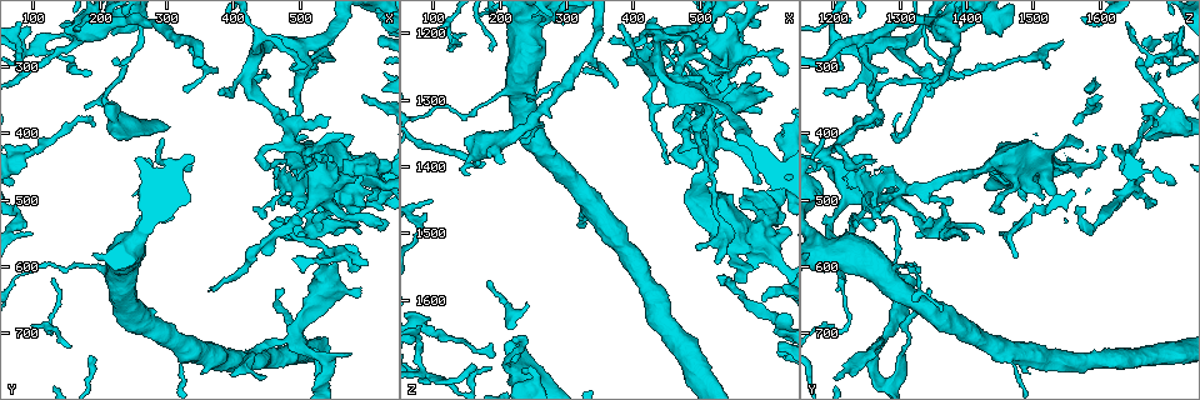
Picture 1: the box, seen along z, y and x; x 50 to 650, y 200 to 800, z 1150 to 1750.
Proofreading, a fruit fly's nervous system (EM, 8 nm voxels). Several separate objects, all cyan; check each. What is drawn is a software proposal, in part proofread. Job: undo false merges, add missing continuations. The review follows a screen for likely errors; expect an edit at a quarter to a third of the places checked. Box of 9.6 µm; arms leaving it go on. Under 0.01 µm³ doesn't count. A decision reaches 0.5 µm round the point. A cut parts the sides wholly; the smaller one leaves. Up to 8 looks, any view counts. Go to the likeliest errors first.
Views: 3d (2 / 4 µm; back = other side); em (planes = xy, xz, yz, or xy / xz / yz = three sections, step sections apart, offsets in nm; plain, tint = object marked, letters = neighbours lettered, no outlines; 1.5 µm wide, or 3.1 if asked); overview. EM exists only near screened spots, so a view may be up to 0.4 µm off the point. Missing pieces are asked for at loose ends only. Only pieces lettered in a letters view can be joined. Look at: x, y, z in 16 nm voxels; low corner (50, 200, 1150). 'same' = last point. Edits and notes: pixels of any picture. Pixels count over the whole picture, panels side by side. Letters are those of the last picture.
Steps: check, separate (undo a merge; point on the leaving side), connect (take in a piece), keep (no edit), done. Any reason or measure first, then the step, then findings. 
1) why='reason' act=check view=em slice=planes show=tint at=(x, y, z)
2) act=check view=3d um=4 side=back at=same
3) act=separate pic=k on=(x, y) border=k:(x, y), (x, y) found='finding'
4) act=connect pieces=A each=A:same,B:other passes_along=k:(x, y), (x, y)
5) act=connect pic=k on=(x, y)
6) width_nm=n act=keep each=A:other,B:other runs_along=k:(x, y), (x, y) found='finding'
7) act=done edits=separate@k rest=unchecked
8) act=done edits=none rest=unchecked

why='tapers out' act=check view=em slice=planes show=letters at=(370, 635, 1210)

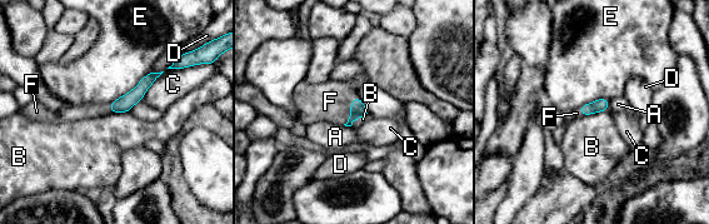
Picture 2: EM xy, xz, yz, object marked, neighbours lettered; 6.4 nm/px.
width_nm=80 act=connect pieces=F each=A:other,B:other,C:other,D:other,E:other,F:same passes_along=2:(358, 109), (350, 110), (330, 101) found='it goes on there'

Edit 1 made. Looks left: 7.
act=check view=overview

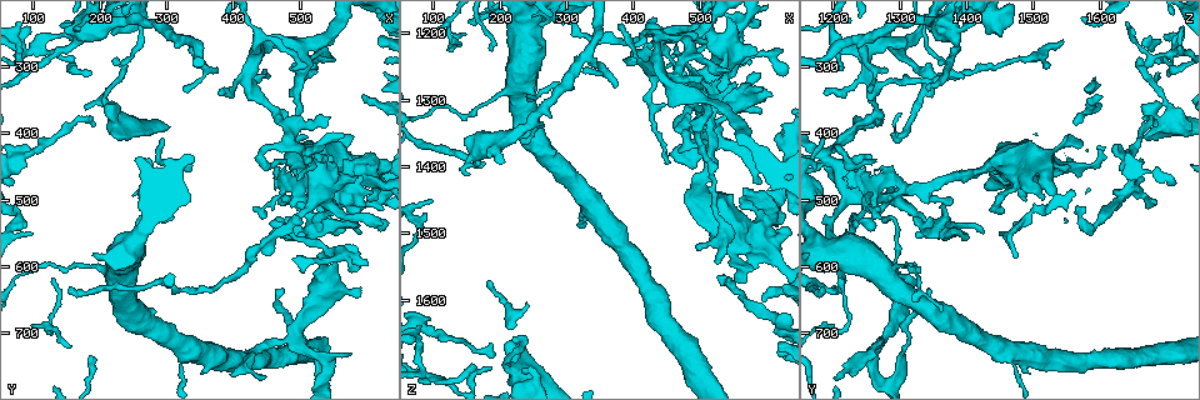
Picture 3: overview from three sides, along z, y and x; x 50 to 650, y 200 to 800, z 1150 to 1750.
act=check view=em slice=planes show=letters at=(215, 355, 1665)

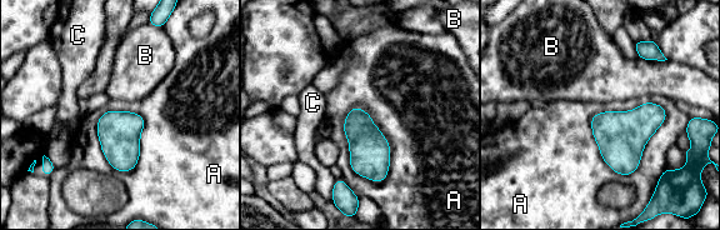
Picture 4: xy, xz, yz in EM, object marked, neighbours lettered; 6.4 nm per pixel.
act=keep each=A:other,B:other,C:other found='no lettered piece goes on from it'

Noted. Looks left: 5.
why='branch stops here' act=check view=em slice=planes show=letters at=(230, 295, 1360)

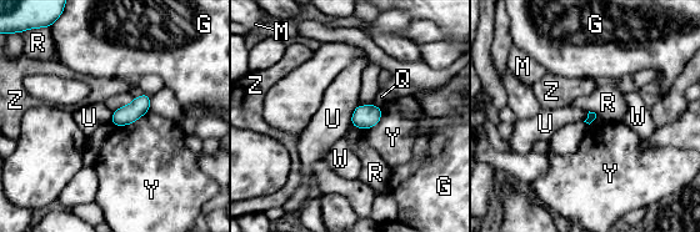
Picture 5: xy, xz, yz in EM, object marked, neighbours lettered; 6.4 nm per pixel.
longest_contact=Y:260nm act=keep each=G:other,M:other,Q:other,R:other,U:other,W:other,Y:other,Z:other found='none of them fits'

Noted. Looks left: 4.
act=done edits=connect@2 rest=unchecked

